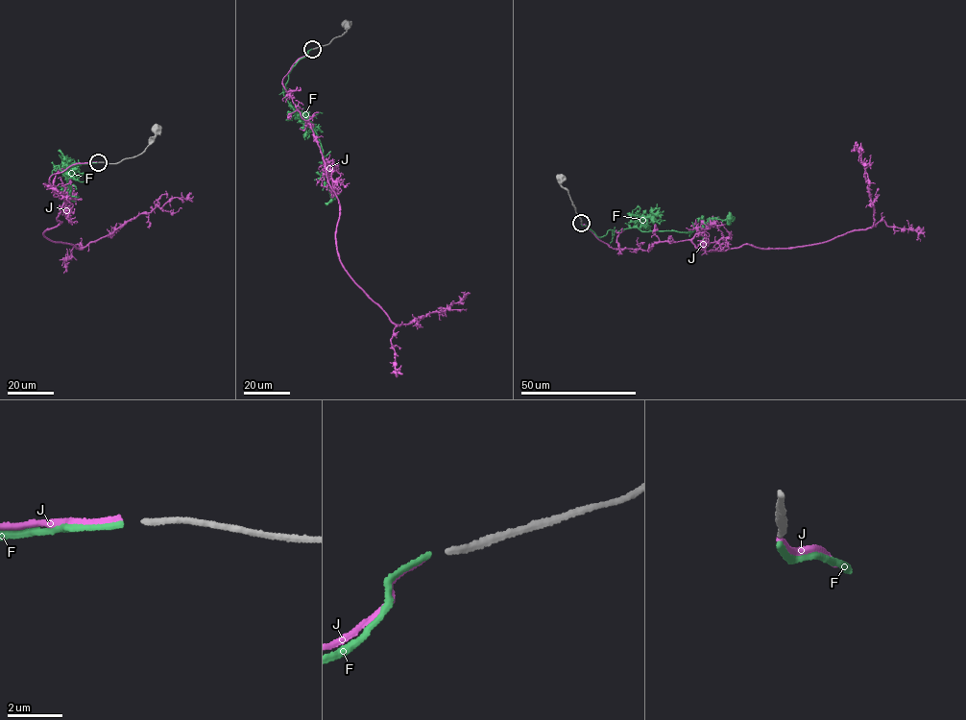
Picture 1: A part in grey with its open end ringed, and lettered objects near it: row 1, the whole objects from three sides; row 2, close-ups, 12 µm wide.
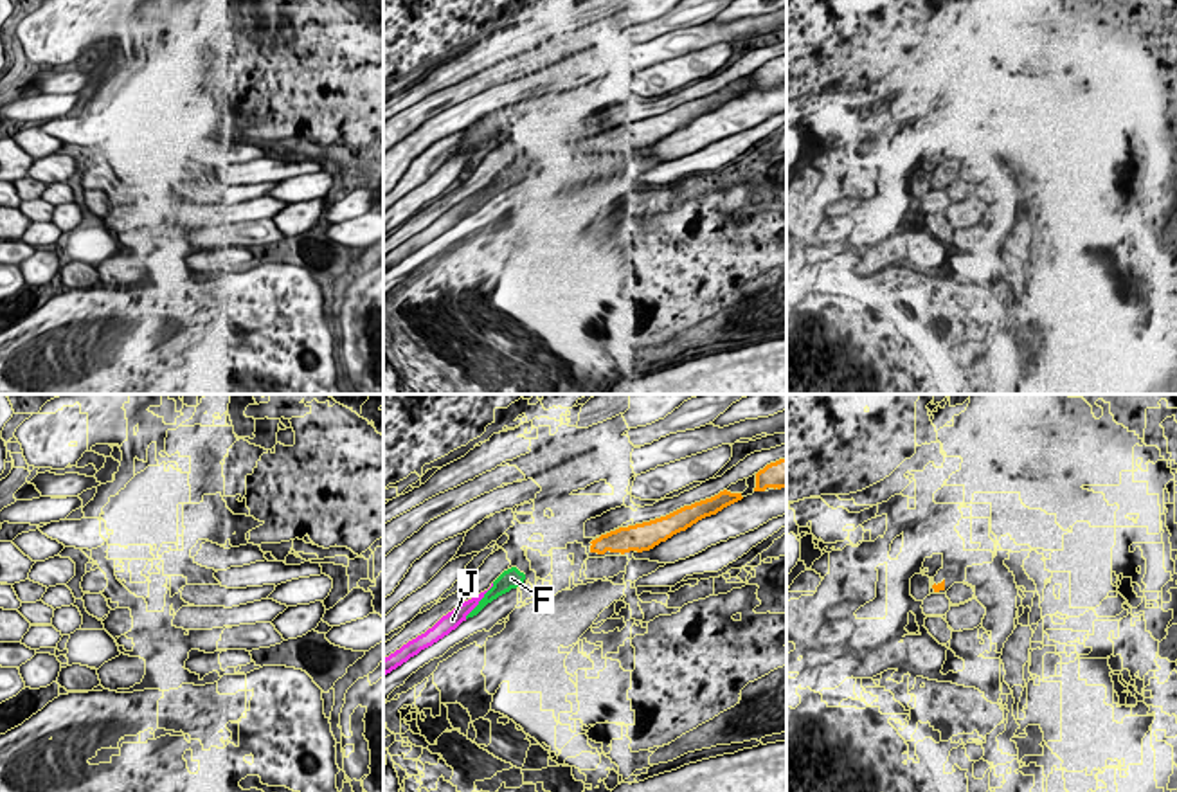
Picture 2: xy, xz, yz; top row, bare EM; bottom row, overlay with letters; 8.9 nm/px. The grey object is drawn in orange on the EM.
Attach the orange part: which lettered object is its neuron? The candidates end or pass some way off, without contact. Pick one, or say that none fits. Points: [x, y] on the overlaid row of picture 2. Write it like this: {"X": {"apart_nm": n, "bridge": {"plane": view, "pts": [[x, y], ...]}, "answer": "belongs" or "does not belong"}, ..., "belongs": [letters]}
{"F": {"apart_nm": 650, "bridge": {"plane": "xz", "pts": [[591, 551], [524, 575]]}, "answer": "belongs"}, "J": {"apart_nm": 950, "bridge": {"plane": "xz", "pts": [[591, 551], [492, 584]]}, "answer": "does not belong"}, "belongs": ["F"]}

